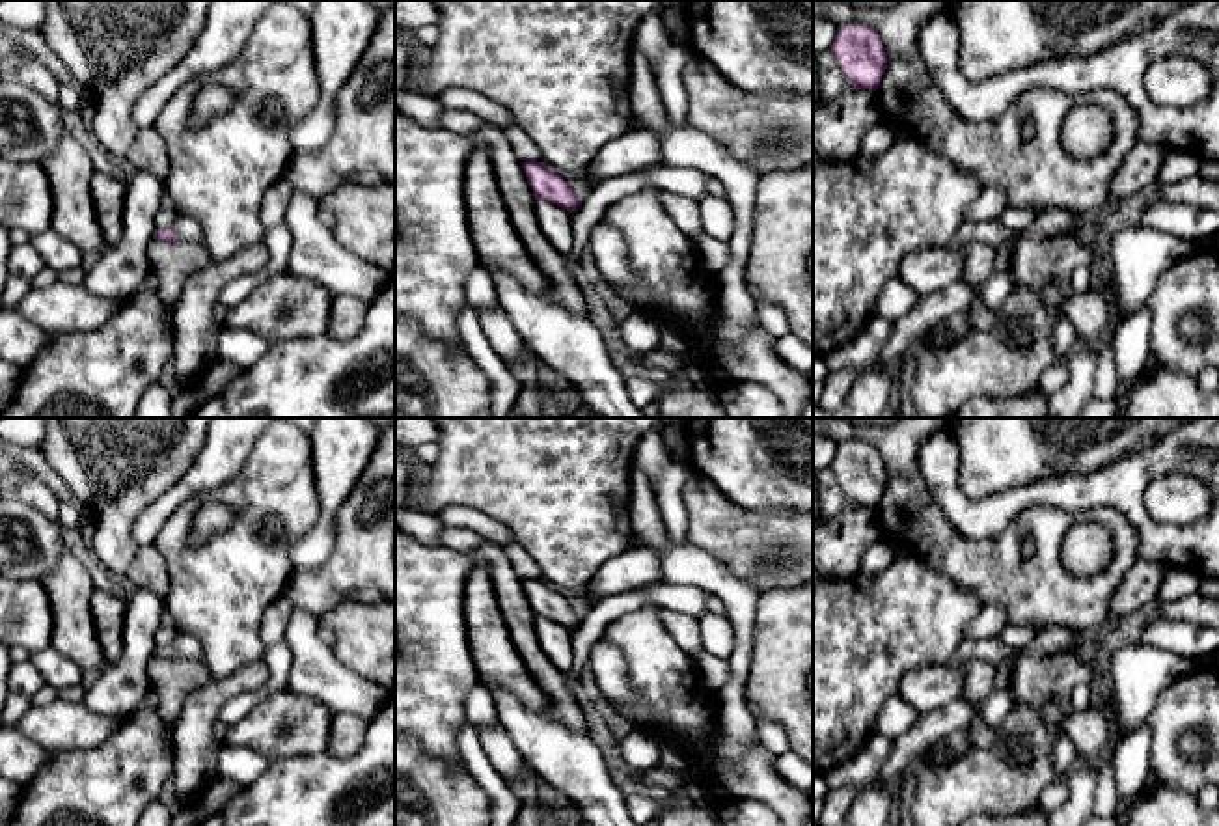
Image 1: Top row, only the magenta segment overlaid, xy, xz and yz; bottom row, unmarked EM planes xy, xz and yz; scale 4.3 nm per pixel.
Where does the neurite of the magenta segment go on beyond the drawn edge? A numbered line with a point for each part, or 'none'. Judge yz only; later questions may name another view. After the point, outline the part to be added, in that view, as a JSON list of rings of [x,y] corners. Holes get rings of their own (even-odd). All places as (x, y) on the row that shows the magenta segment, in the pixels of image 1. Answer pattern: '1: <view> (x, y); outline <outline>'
1: yz (1061, 220); outline [[[1070,207],[1048,209],[1036,216],[1025,233],[1034,241],[1075,233],[1081,227],[1079,213]]]

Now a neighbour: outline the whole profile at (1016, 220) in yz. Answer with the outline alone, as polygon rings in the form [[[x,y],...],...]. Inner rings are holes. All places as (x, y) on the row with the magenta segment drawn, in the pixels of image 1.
[[[1007,207],[997,222],[1007,229],[1016,235],[1023,235],[1027,227],[1036,220],[1038,213],[1031,209],[1016,209],[1016,207]]]

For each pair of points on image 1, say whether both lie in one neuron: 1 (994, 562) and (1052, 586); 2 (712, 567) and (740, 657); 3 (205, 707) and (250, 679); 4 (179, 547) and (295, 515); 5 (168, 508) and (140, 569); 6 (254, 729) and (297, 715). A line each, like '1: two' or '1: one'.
1: one
2: one
3: one
4: one
5: two
6: one

